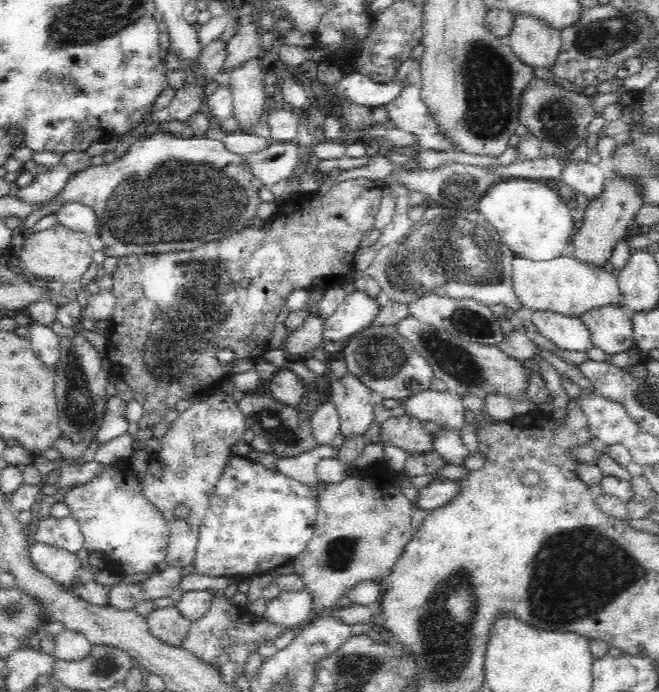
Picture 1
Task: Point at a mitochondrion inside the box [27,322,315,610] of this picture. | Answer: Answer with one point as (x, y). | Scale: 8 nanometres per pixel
(79, 411)

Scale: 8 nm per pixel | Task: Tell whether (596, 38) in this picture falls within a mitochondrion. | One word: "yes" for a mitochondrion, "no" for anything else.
yes

